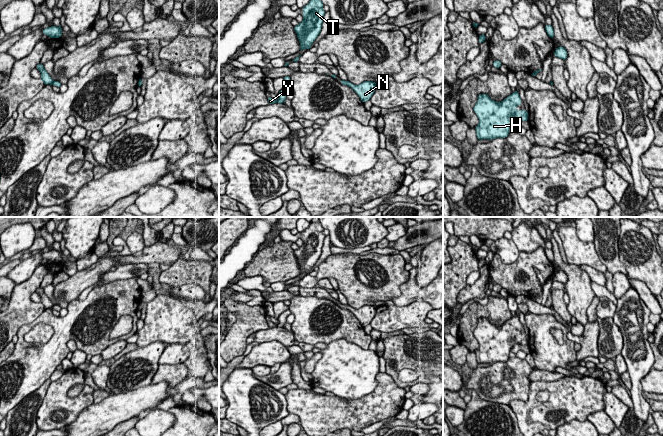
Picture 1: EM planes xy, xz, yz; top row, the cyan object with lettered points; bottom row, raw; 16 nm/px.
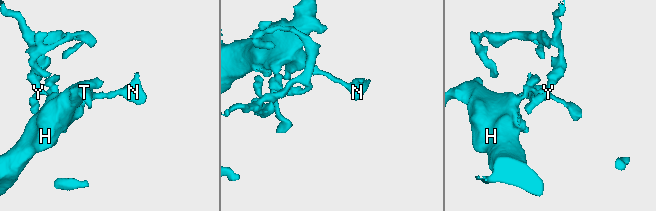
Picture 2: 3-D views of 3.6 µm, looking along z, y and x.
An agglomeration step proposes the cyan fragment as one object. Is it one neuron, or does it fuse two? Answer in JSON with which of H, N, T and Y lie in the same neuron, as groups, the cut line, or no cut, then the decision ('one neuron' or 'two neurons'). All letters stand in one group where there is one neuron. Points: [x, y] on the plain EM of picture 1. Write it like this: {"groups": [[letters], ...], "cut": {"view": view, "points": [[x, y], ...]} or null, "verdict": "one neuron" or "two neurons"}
{"groups": [["H", "N", "T"], ["Y"]], "cut": {"view": "xy", "points": [[53, 305], [51, 308]]}, "verdict": "two neurons"}

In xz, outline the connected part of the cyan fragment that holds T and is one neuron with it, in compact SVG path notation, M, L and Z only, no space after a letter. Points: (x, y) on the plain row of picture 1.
M310 222L310 226L302 232L303 245L294 250L301 270L300 275L303 273L309 274L311 268L320 258L325 238L323 230L324 228L320 222Z

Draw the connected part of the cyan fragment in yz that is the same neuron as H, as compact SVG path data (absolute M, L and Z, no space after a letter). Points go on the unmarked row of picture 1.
M517 314L502 326L492 324L487 318L479 318L473 331L479 343L479 348L475 351L477 362L480 364L506 362L515 344L528 345L528 336L525 333L516 335L521 326Z

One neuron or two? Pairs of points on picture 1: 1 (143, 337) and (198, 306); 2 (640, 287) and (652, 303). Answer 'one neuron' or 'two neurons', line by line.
1: one neuron
2: one neuron

